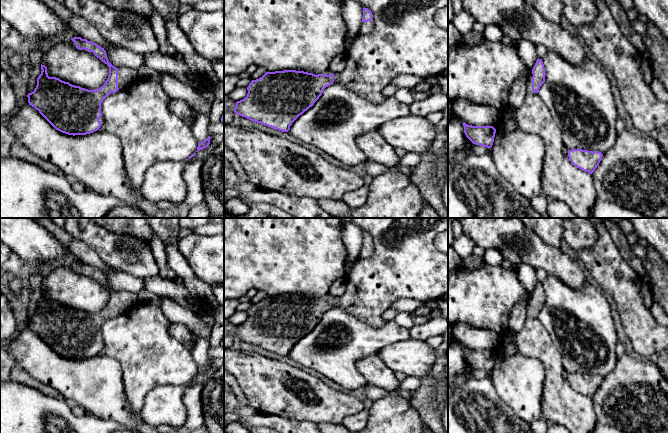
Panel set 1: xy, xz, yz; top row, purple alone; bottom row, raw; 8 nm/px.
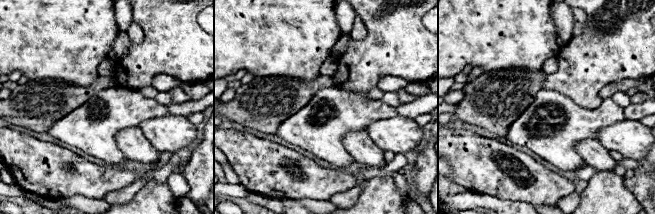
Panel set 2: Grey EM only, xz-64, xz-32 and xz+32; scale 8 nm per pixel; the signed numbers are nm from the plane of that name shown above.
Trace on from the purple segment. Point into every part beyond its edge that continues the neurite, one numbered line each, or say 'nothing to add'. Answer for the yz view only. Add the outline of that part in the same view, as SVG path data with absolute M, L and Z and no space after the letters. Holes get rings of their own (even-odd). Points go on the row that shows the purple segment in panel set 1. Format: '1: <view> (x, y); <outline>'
1: yz (529, 80); M531 73L531 75L526 80L527 93L529 93L529 94L536 94L532 90L532 77L533 77L533 74Z

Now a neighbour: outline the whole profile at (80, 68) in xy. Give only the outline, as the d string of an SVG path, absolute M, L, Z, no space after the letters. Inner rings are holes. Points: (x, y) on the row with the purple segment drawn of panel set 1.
M69 42L56 43L44 57L49 77L56 77L88 90L99 89L109 75L109 67L95 55L73 47Z

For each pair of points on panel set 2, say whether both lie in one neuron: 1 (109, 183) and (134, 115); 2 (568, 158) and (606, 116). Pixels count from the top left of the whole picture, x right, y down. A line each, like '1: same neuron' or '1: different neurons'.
1: different neurons
2: same neuron

